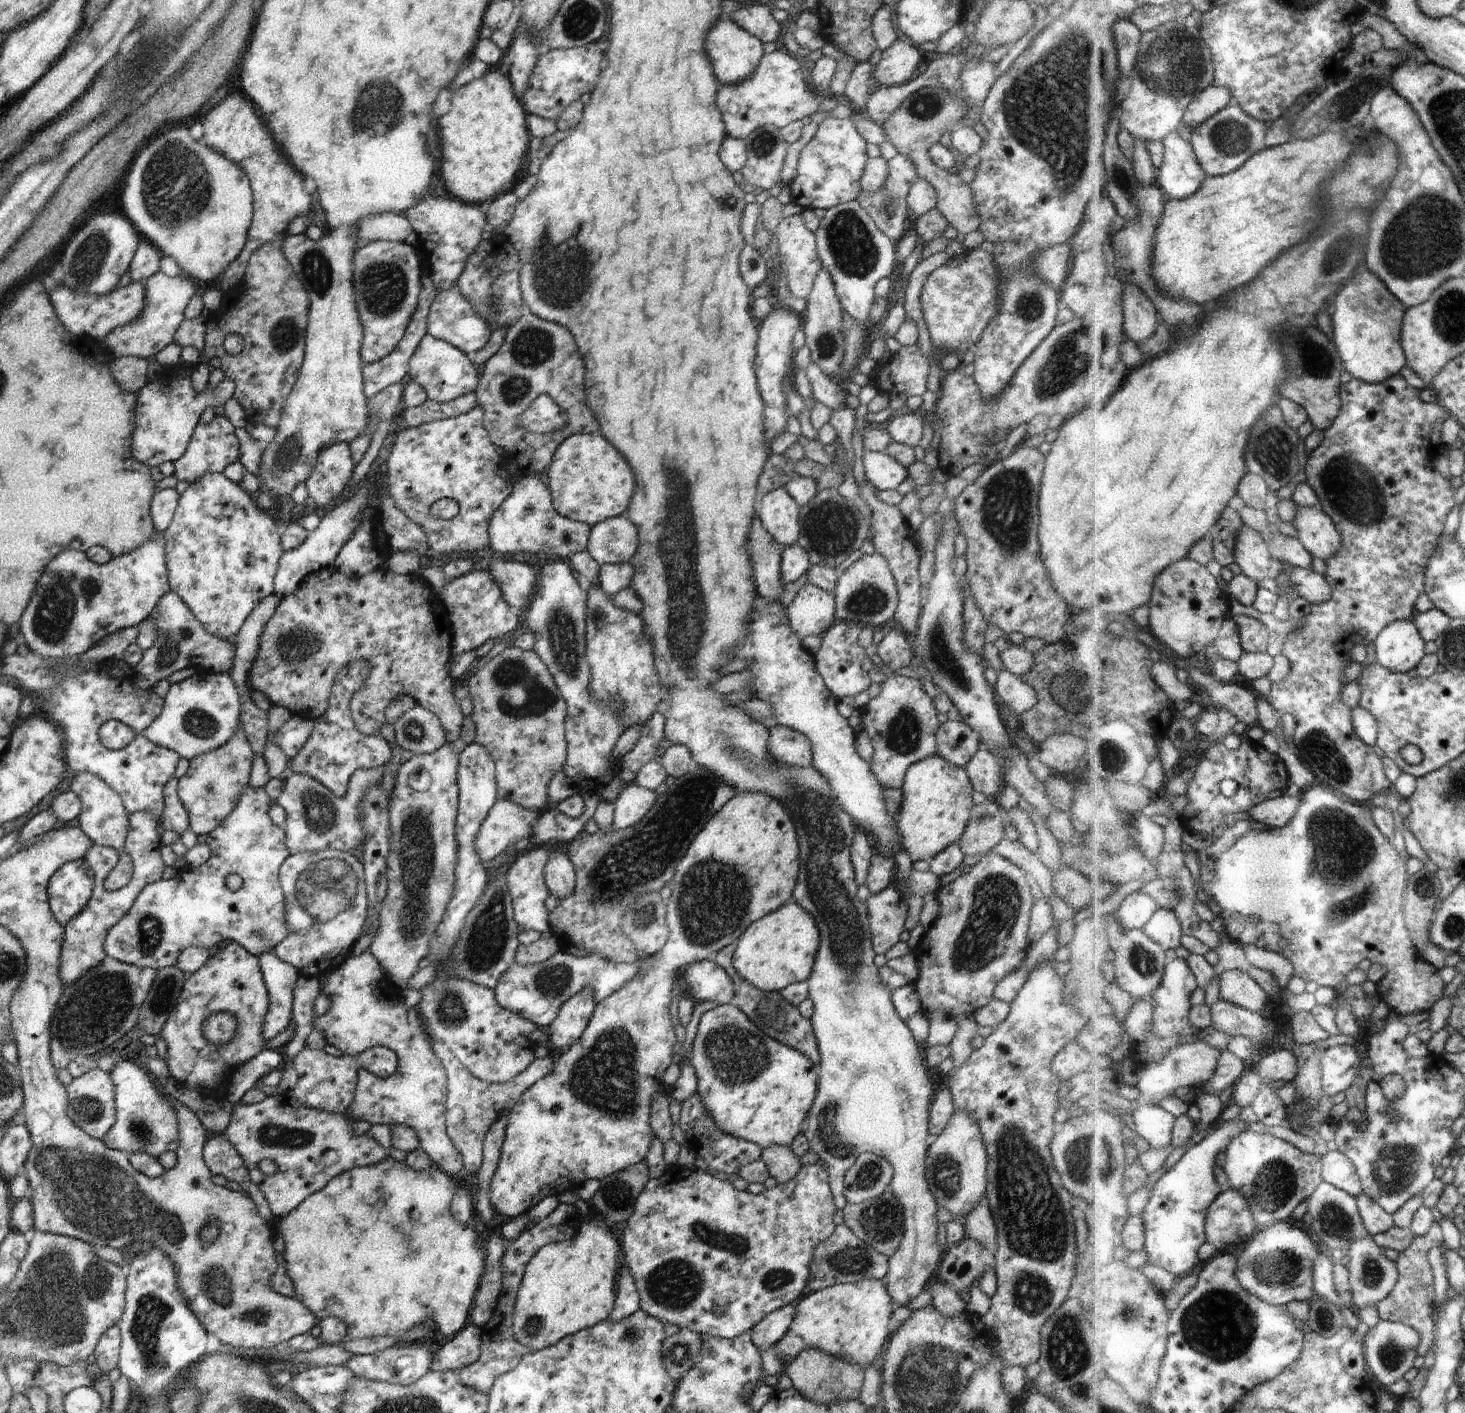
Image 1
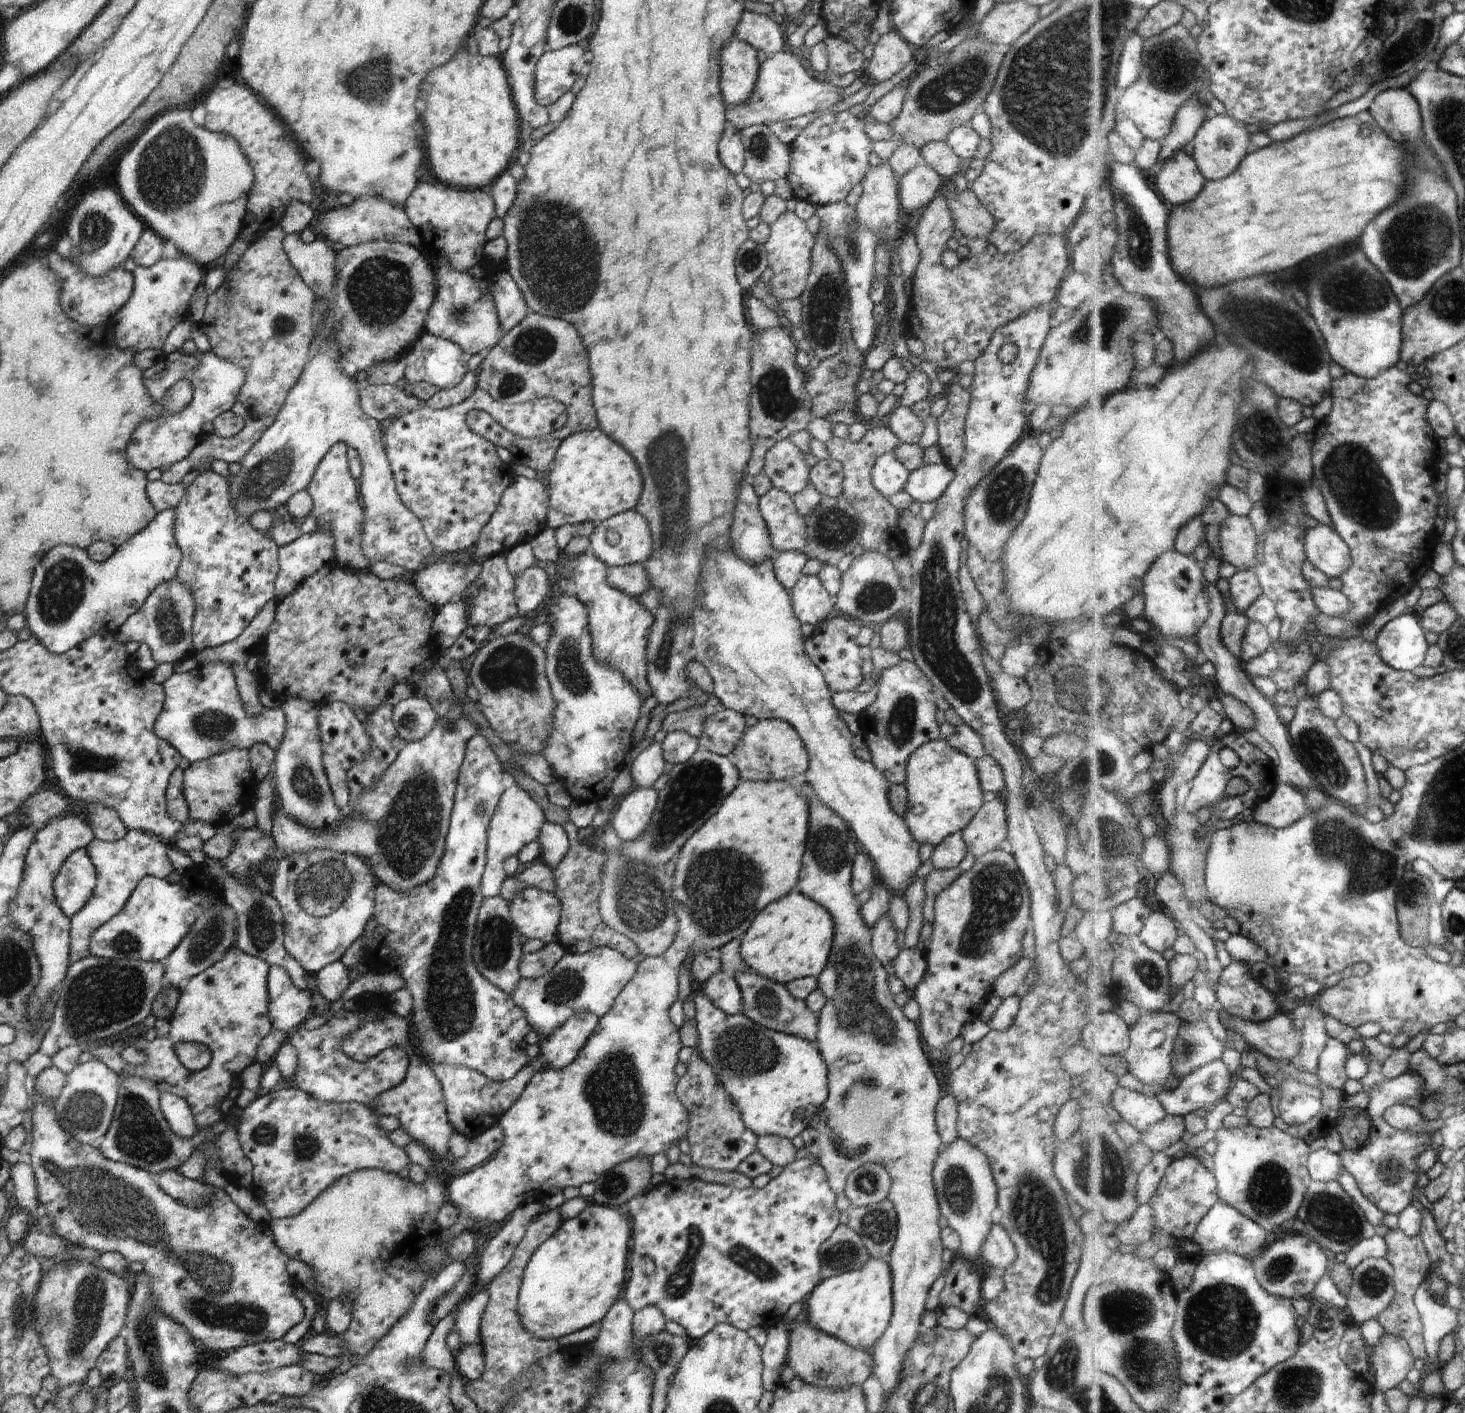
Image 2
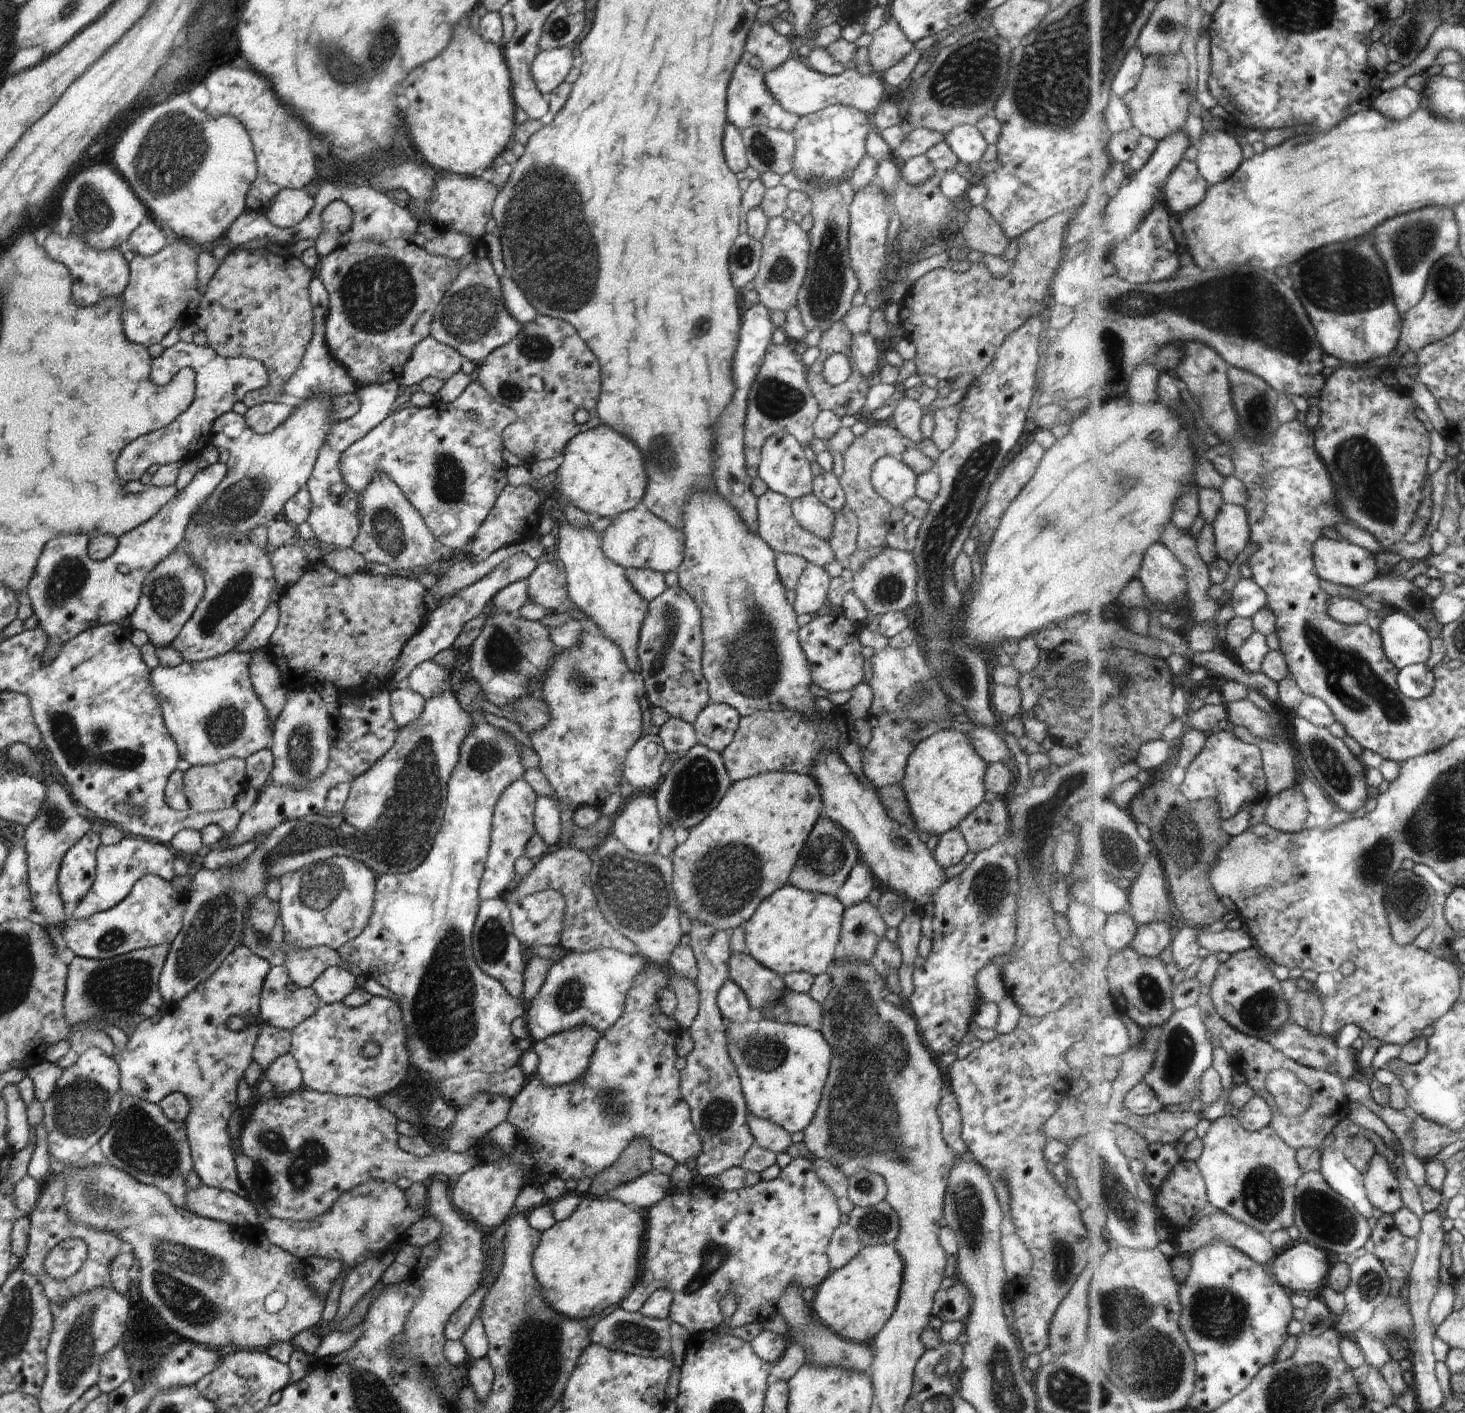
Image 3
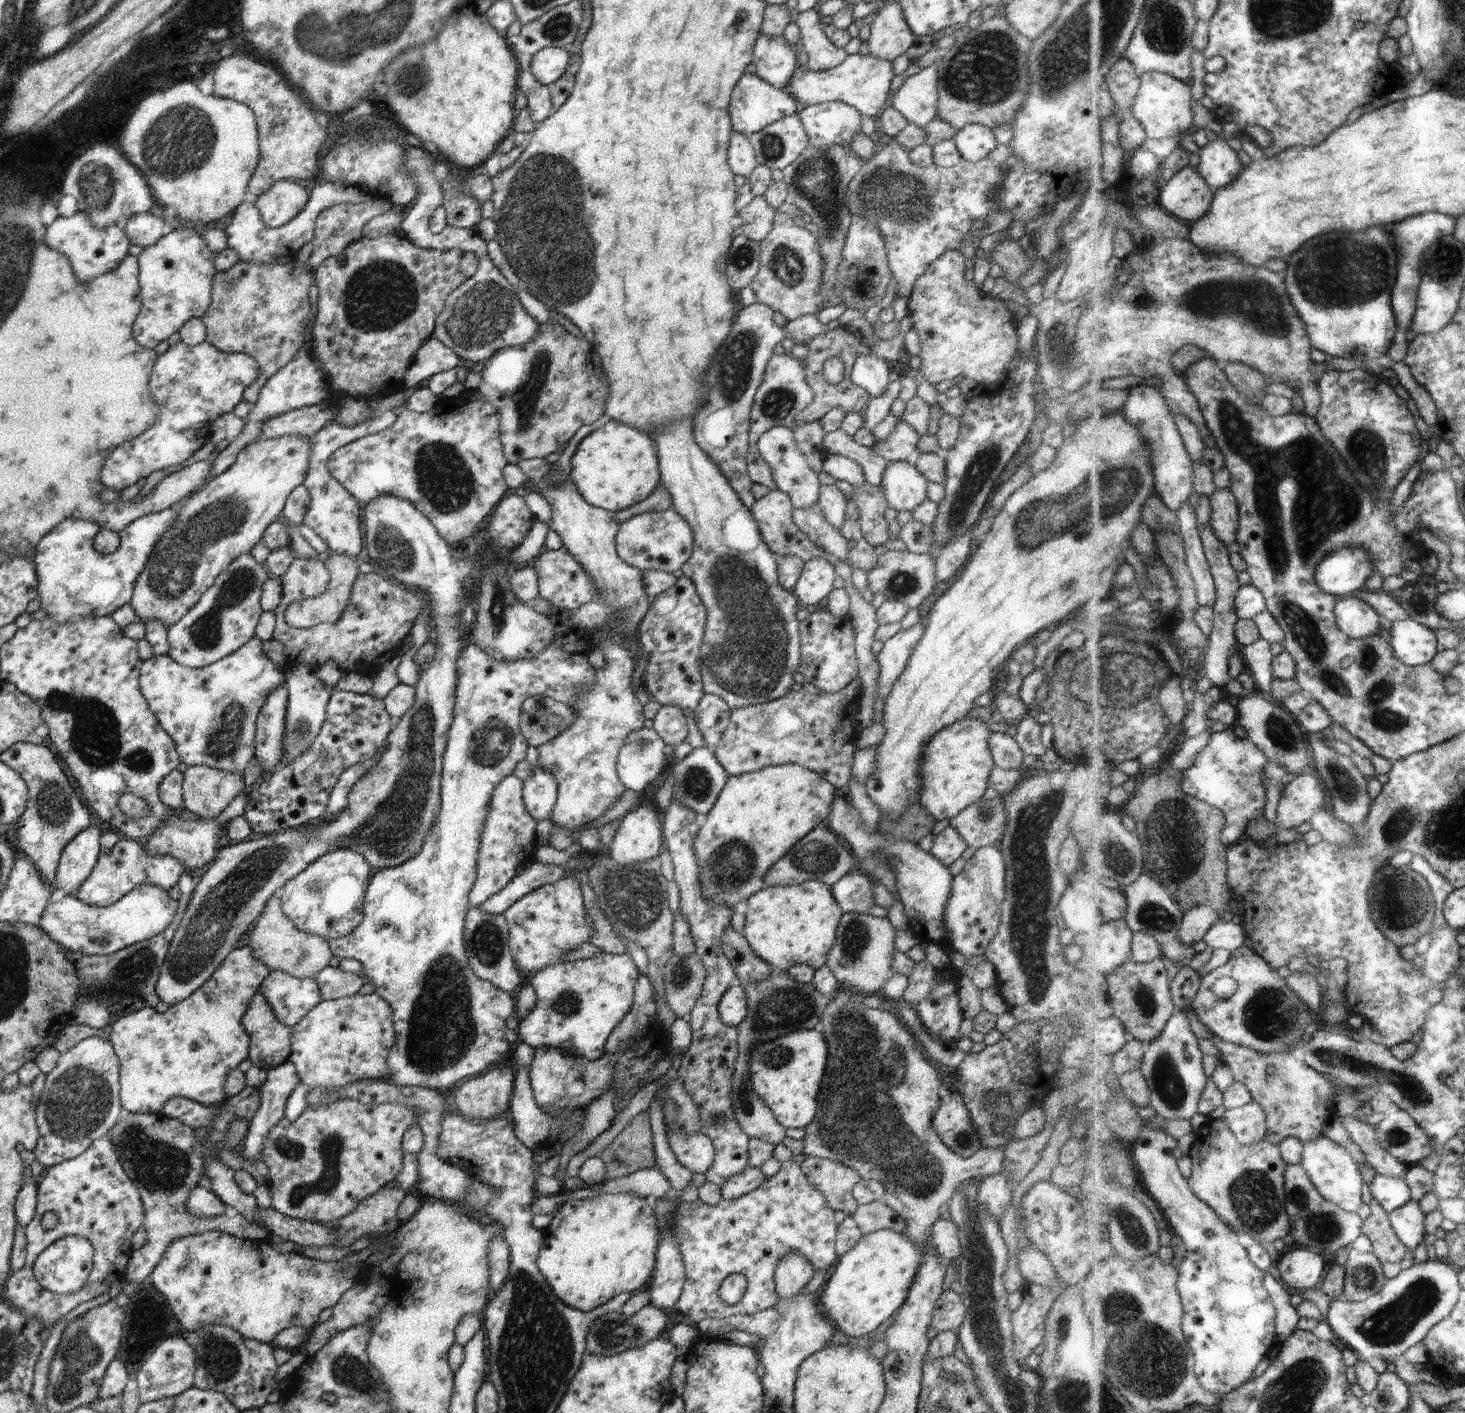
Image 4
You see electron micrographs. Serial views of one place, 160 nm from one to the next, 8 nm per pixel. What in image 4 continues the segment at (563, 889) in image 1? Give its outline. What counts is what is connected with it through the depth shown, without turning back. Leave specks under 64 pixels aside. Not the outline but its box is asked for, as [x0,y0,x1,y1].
[523,747,557,820]

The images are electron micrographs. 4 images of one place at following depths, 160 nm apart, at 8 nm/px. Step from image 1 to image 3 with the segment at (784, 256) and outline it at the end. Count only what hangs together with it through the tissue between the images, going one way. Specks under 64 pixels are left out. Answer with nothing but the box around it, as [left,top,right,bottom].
[754,217,809,310]

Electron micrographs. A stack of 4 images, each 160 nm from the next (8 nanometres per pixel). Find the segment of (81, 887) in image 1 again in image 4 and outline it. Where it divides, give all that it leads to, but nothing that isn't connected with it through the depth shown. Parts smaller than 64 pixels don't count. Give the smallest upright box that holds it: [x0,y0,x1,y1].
[55,825,102,897]

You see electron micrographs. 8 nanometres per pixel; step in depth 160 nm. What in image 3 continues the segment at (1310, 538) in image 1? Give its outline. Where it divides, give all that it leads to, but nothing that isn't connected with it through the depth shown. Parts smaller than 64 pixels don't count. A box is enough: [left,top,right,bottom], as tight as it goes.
[1315,536,1382,589]

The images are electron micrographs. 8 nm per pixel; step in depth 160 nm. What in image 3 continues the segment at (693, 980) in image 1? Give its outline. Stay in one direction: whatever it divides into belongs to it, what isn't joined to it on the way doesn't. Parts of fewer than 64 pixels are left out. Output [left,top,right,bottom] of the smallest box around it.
[717,978,752,1024]

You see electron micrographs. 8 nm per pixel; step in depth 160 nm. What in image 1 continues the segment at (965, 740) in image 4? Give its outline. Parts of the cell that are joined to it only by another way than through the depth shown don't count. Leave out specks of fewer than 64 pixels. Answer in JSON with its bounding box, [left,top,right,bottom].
[893,754,973,863]

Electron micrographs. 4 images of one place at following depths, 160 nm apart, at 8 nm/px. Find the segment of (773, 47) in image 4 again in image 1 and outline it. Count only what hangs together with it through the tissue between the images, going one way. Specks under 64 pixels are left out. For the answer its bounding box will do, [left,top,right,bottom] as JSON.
[728,2,782,44]

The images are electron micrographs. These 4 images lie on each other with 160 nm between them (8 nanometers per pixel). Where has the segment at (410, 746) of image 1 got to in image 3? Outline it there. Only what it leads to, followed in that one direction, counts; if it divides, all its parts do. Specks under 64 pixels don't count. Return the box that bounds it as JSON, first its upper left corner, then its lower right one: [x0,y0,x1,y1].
[389,686,426,728]

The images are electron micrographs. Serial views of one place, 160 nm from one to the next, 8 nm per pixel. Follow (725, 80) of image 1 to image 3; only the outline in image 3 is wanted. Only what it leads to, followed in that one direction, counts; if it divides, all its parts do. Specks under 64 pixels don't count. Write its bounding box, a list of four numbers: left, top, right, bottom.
[728,56,799,133]

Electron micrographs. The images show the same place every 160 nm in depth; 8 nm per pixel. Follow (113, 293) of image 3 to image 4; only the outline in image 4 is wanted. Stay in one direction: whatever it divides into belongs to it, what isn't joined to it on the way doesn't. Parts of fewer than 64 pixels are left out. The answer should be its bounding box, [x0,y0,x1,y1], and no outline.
[44,211,131,282]

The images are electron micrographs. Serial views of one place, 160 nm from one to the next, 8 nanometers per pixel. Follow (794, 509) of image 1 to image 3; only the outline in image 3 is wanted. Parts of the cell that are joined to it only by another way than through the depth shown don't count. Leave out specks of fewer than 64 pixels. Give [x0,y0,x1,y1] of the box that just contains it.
[757,490,835,567]

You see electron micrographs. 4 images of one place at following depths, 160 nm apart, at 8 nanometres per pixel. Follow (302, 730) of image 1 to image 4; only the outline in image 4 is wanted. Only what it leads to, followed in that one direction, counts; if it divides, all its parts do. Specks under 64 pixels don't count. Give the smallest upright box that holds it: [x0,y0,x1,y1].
[139,638,287,776]

